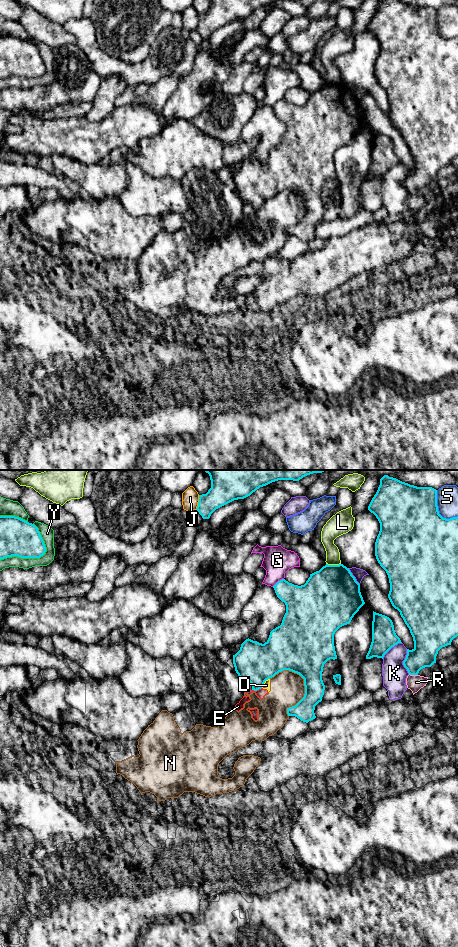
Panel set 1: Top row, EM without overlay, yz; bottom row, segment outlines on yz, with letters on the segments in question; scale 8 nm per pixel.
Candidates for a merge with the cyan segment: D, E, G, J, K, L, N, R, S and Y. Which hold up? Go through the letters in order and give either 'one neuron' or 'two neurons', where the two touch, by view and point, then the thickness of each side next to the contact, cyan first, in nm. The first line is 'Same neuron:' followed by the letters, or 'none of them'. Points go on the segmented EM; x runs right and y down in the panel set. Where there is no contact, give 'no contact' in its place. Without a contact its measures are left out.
Same neuron: none of them
D: two neurons; contact yz (264, 682); calibres 320 and 50 nm
E: two neurons; contact yz (256, 690); calibres 320 and 70 nm
G: two neurons; contact yz (278, 581); calibres 260 and 220 nm
J: two neurons; contact yz (198, 502); calibres 240 and 140 nm
K: two neurons; contact yz (403, 661); calibres 220 and 200 nm
L: two neurons; contact yz (333, 565); calibres 460 and 120 nm
N: two neurons; contact yz (305, 690); calibres 280 and 280 nm
R: two neurons; contact yz (413, 674); calibres 200 and 130 nm
S: two neurons; contact yz (437, 510); calibres 500 and 180 nm
Y: two neurons; contact yz (34, 557); calibres 300 and 110 nm

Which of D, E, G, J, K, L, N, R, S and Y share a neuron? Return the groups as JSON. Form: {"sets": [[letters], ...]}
{"sets": [["D", "E", "N"], ["G"], ["J"], ["K"], ["L"], ["R"], ["S"], ["Y"]]}

